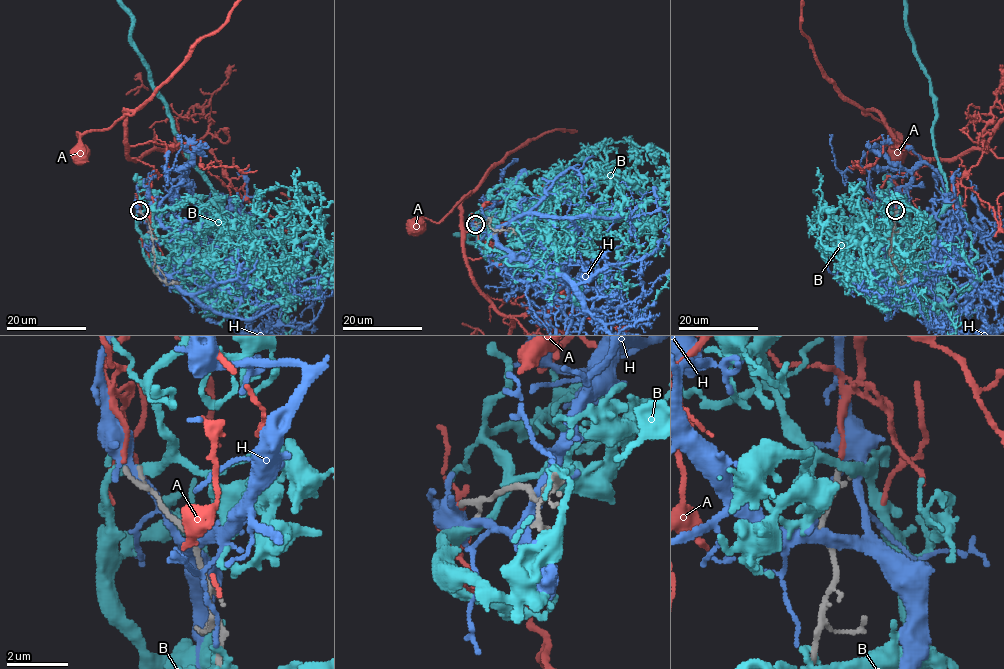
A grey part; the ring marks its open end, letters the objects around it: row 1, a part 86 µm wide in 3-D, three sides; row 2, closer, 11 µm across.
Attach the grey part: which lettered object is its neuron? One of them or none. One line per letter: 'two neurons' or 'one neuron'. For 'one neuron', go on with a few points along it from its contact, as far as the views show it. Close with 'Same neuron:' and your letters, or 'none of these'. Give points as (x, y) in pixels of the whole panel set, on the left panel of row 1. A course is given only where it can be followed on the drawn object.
A: one neuron; it runs (139, 210), (136, 197), (154, 166), (128, 156), (125, 110), (134, 111), (109, 127), (86, 131), (76, 150)
B: two neurons
H: two neurons
Same neuron: A

